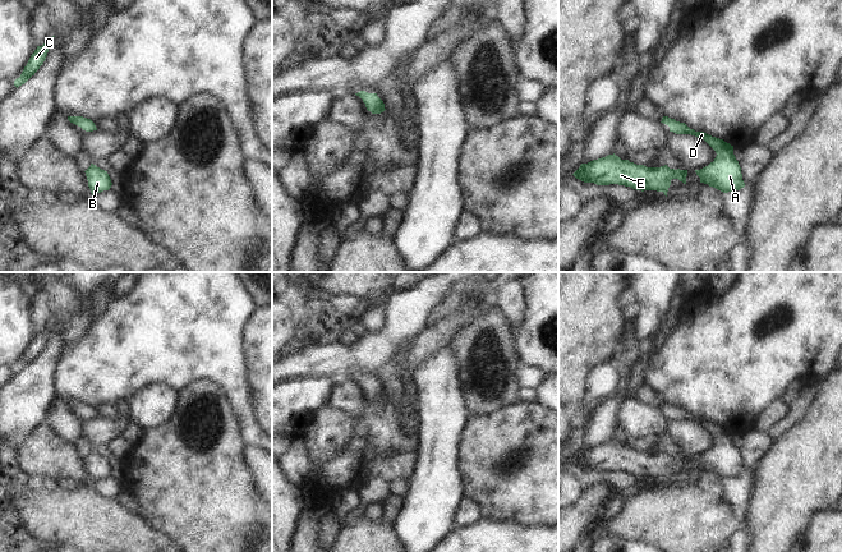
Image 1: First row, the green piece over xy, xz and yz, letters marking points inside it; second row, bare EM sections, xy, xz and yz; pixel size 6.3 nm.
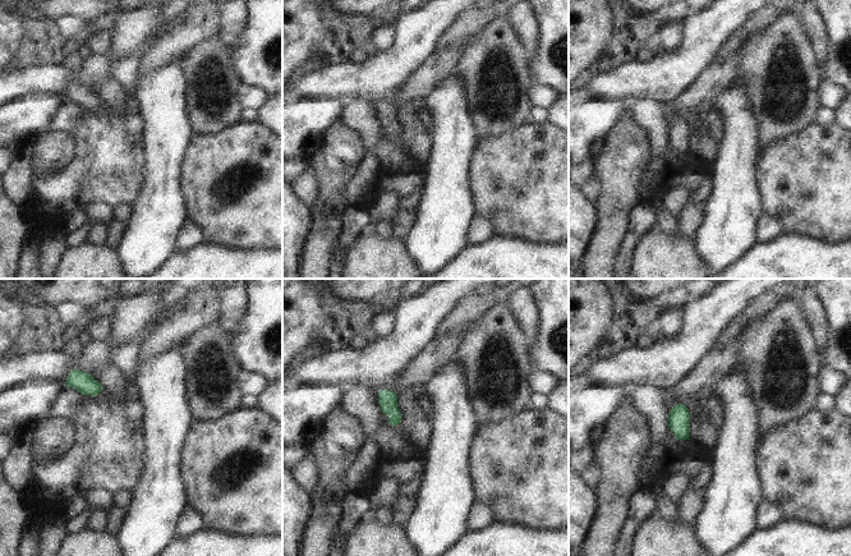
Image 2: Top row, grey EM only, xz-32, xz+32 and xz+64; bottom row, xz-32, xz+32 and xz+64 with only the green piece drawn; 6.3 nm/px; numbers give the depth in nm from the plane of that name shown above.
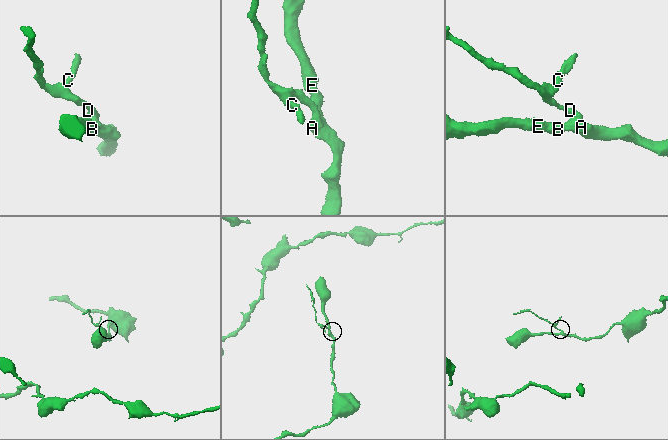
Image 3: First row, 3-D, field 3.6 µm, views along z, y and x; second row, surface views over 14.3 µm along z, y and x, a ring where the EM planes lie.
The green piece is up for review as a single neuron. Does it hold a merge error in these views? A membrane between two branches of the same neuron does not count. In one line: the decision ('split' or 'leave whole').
leave whole

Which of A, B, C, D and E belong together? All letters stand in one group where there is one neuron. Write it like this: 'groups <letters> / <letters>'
groups A B C D E

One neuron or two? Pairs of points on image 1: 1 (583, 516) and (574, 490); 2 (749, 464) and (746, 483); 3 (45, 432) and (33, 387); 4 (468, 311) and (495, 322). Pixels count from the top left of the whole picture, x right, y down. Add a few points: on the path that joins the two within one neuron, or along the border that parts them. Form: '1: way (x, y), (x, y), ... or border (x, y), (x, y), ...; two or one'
1: border (584, 490), (571, 505); two
2: border (745, 470), (751, 473); two
3: border (45, 422), (35, 429); two
4: border (488, 304), (456, 335); two

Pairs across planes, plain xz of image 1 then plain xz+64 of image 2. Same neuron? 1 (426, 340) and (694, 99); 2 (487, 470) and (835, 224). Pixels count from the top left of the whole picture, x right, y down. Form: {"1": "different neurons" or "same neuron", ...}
{"1": "same neuron", "2": "same neuron"}

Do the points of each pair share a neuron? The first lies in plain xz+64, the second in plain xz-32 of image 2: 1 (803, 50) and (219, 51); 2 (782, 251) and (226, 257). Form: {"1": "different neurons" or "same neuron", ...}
{"1": "same neuron", "2": "same neuron"}

